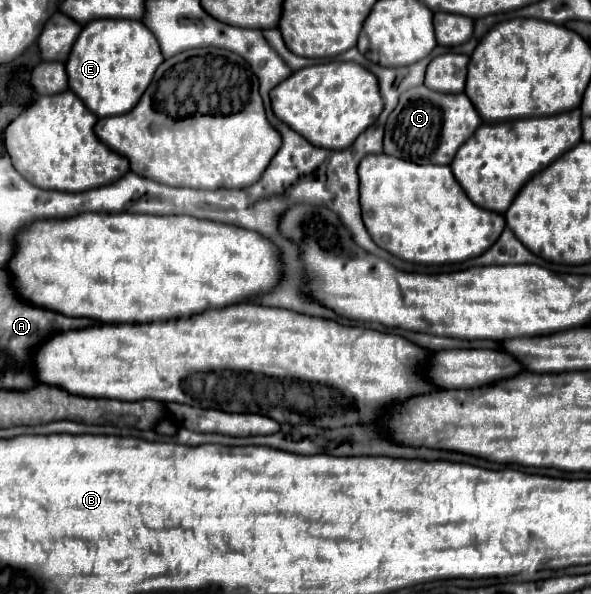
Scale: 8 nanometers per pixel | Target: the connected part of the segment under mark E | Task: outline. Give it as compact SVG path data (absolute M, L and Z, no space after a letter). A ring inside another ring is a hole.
M93 20L83 26L67 60L69 88L99 118L129 112L163 62L157 38L139 20Z

